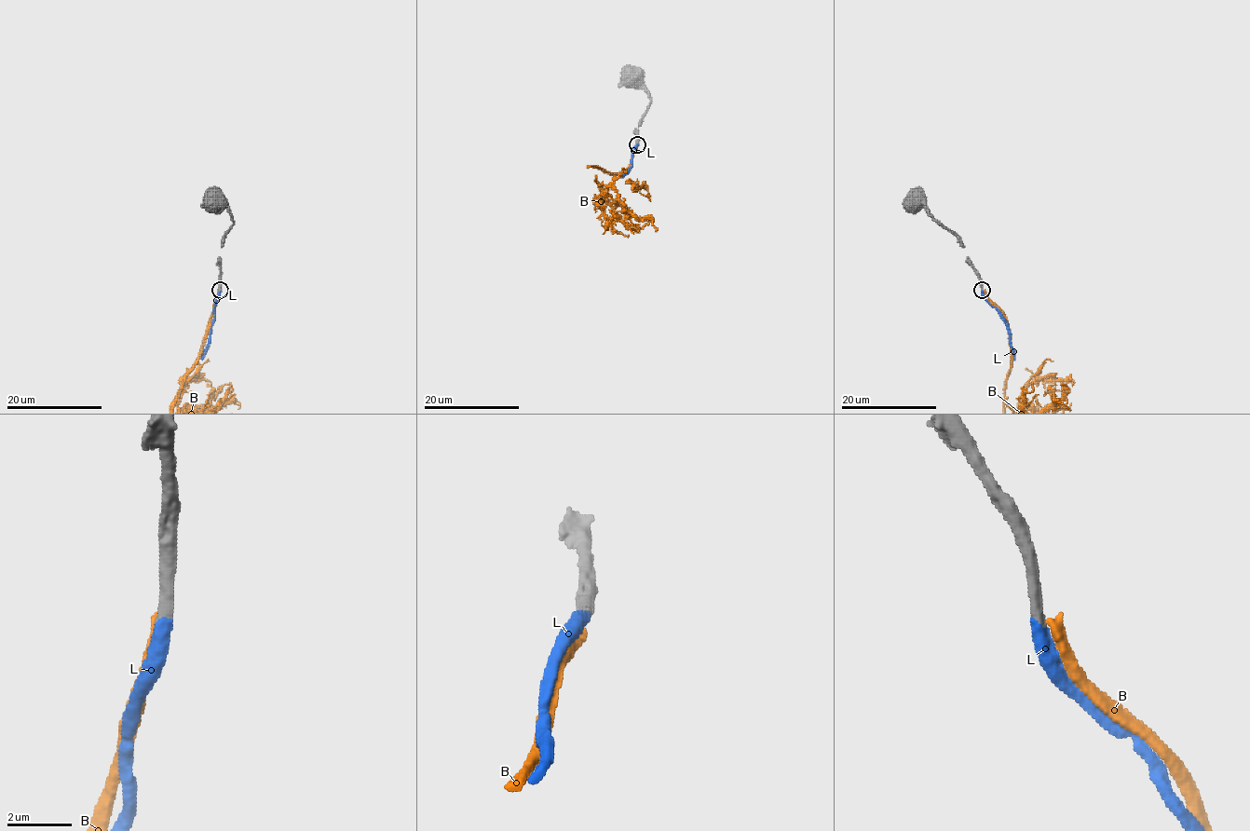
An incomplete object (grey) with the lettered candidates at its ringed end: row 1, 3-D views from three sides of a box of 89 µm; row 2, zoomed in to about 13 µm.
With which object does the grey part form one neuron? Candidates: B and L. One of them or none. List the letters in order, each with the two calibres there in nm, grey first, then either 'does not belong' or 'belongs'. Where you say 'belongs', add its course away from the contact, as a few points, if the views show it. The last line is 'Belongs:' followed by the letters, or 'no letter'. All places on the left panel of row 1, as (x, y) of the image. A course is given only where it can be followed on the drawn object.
B: calibres 400 and 440 nm; does not belong
L: calibres 440 and 440 nm; belongs; course (220, 290), (209, 343), (202, 360)
Belongs: L

